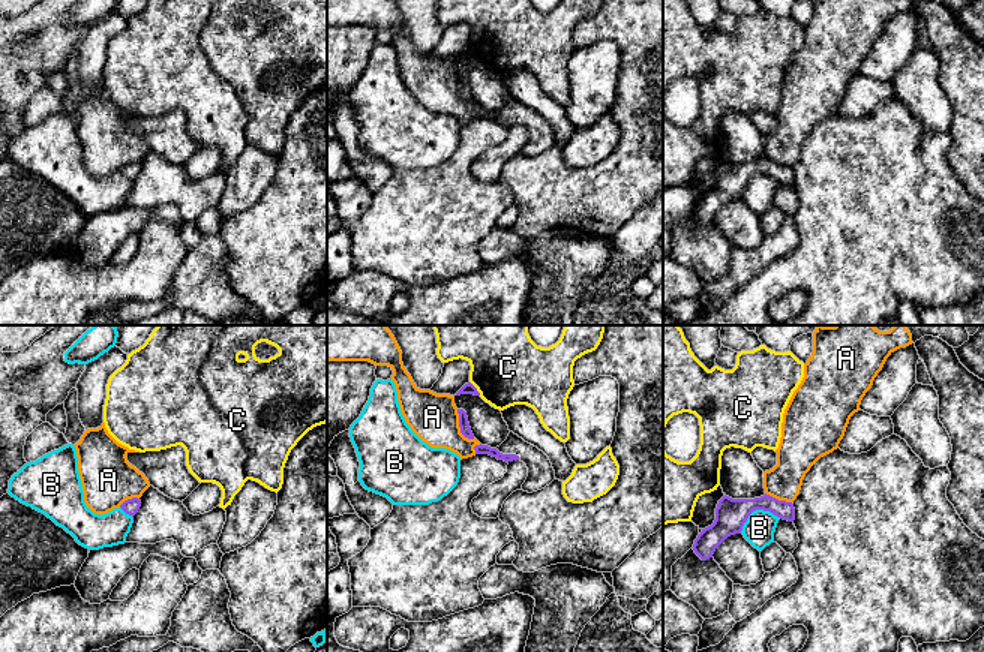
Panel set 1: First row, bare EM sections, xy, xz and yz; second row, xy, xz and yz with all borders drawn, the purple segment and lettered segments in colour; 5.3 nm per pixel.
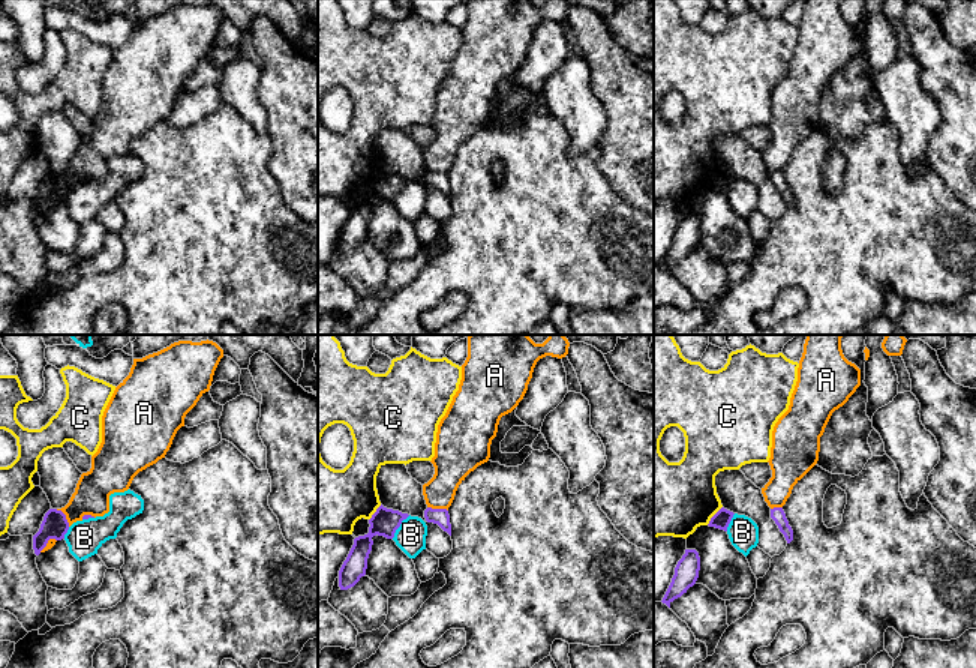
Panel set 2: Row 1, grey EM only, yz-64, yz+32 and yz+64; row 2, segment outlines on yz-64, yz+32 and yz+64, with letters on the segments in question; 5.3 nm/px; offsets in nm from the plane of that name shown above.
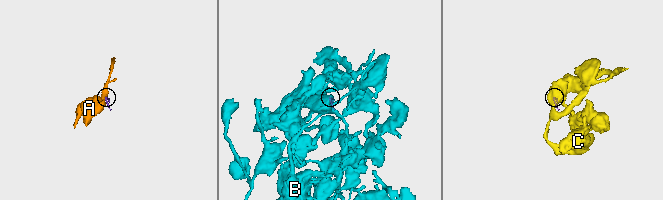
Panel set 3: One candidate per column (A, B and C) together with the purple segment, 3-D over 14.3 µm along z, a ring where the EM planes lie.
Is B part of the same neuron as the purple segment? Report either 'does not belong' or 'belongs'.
does not belong

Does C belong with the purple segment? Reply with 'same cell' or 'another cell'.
another cell

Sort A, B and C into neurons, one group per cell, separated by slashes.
A / B / C

